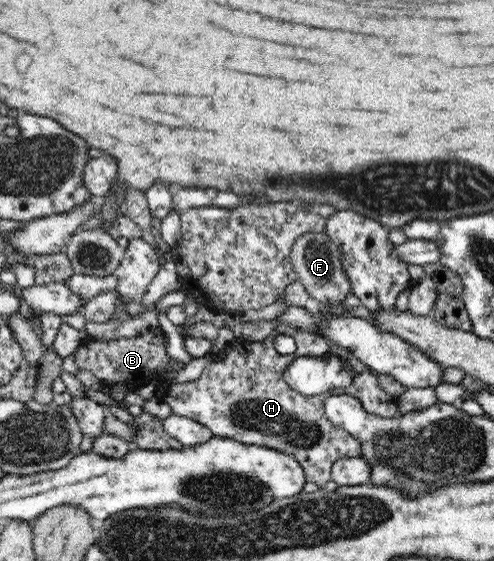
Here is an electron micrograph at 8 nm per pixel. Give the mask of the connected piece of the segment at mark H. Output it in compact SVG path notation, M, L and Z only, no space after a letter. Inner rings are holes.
M285 326L281 329L277 329L273 332L271 332L263 341L260 342L250 342L249 340L245 340L242 337L235 338L231 340L231 351L225 352L224 356L222 357L221 360L215 360L213 359L210 364L207 364L202 371L202 374L200 377L196 380L190 380L188 382L184 383L176 383L172 384L169 390L167 390L167 395L165 395L165 398L163 401L171 406L172 413L175 415L181 415L183 417L188 417L189 419L195 420L197 423L200 423L201 425L204 425L205 427L208 427L212 432L214 436L221 436L225 438L231 438L240 442L243 442L245 445L257 445L257 446L267 446L269 449L276 449L279 450L281 453L284 454L289 454L292 455L300 464L301 467L303 468L306 481L311 481L311 483L315 483L315 485L318 485L319 490L325 490L325 486L329 481L332 480L331 477L331 470L332 470L332 465L337 461L339 458L359 458L360 453L361 453L361 446L359 443L358 439L355 439L354 437L352 438L351 435L349 435L349 432L347 430L343 430L343 428L339 426L335 426L329 418L327 418L327 415L325 415L324 412L324 403L325 400L329 396L334 396L337 395L338 393L346 393L347 395L352 395L353 397L357 398L361 404L363 404L363 407L365 408L365 411L367 413L372 413L372 414L377 414L379 417L393 417L397 416L397 399L394 398L393 396L387 394L380 386L379 383L377 382L377 374L375 372L371 372L371 370L365 370L364 372L361 372L360 374L355 374L352 372L351 366L348 365L348 361L343 360L343 364L349 368L349 372L351 372L351 376L353 376L353 381L351 381L351 385L349 387L345 387L340 389L339 391L337 389L333 389L331 391L327 391L323 393L322 395L317 395L317 396L305 396L301 395L298 391L295 391L294 389L291 389L289 387L289 384L284 380L284 369L293 361L296 357L301 357L301 356L313 356L313 357L319 357L322 356L325 352L328 351L328 342L325 341L325 338L321 336L321 334L315 334L315 332L307 332L305 330L299 330L299 328L291 328L291 326ZM279 330L283 335L290 335L295 339L296 343L296 350L290 354L290 355L282 355L281 353L277 352L275 350L275 346L273 346L273 340L277 335L279 334Z

